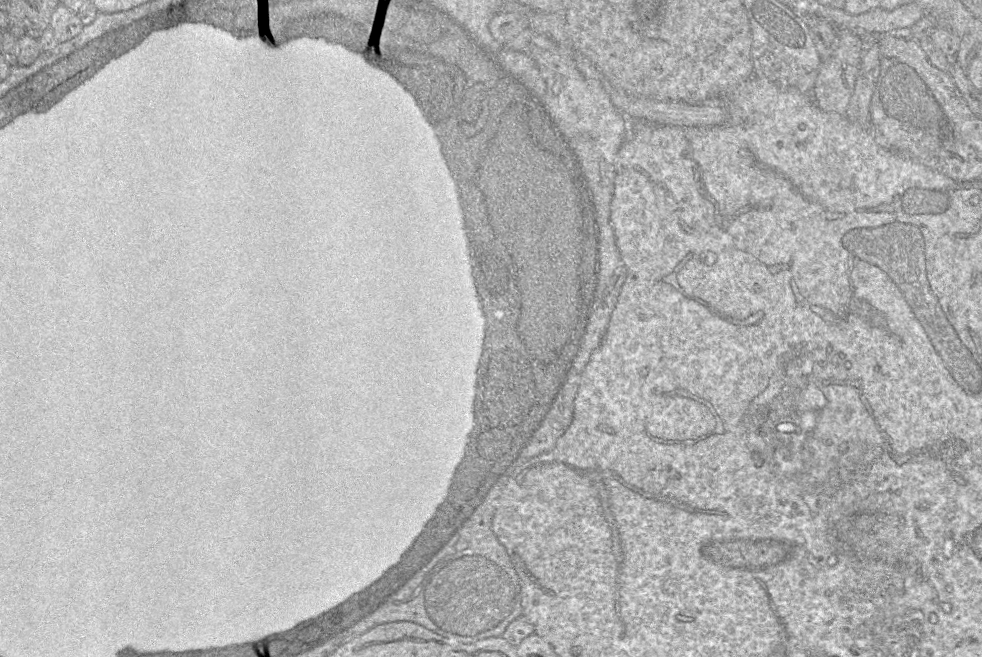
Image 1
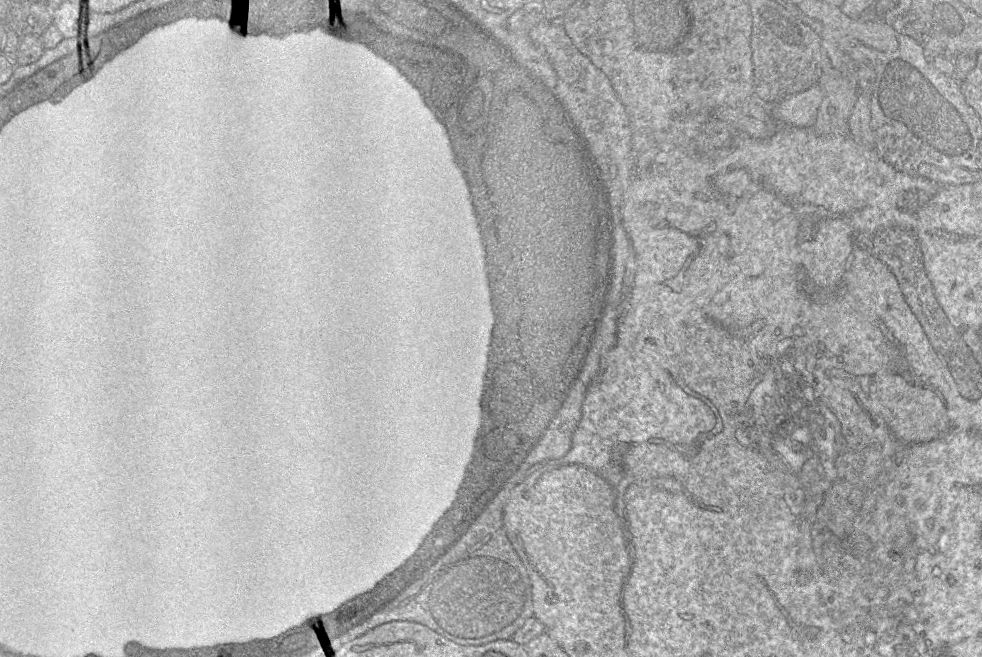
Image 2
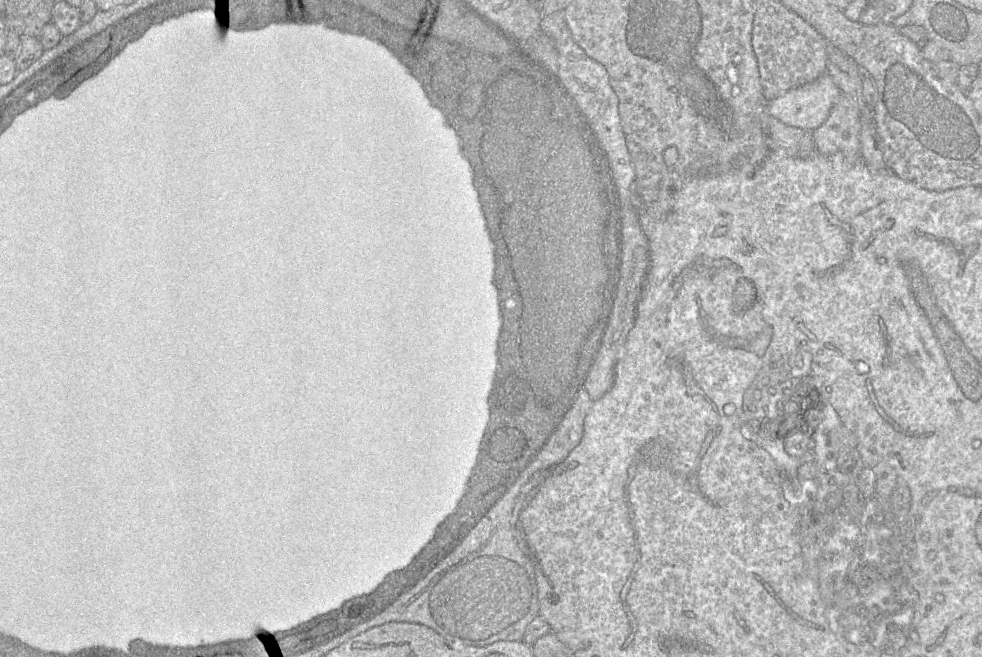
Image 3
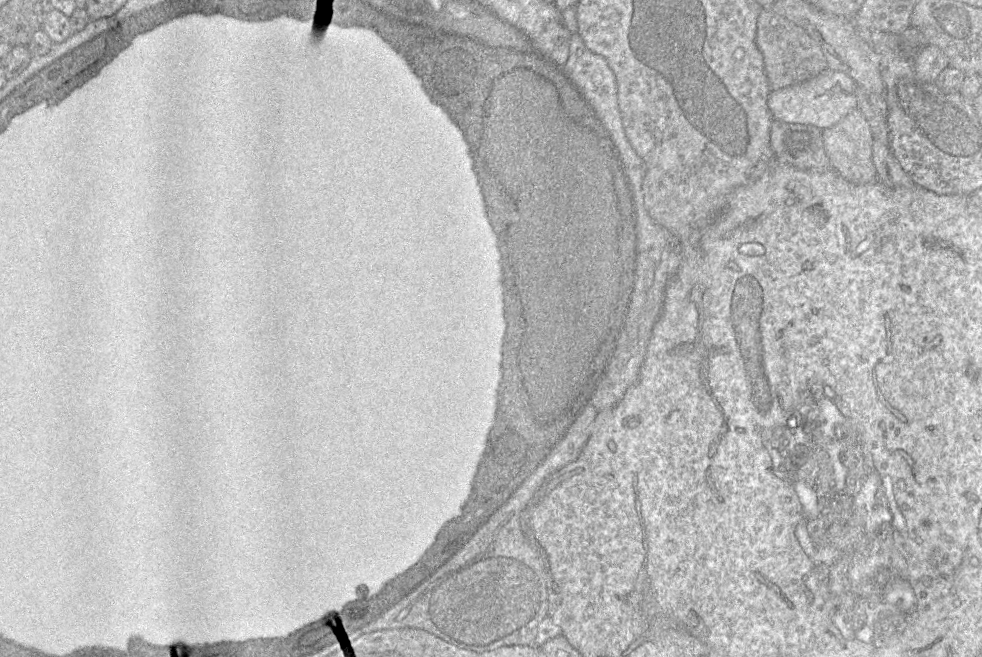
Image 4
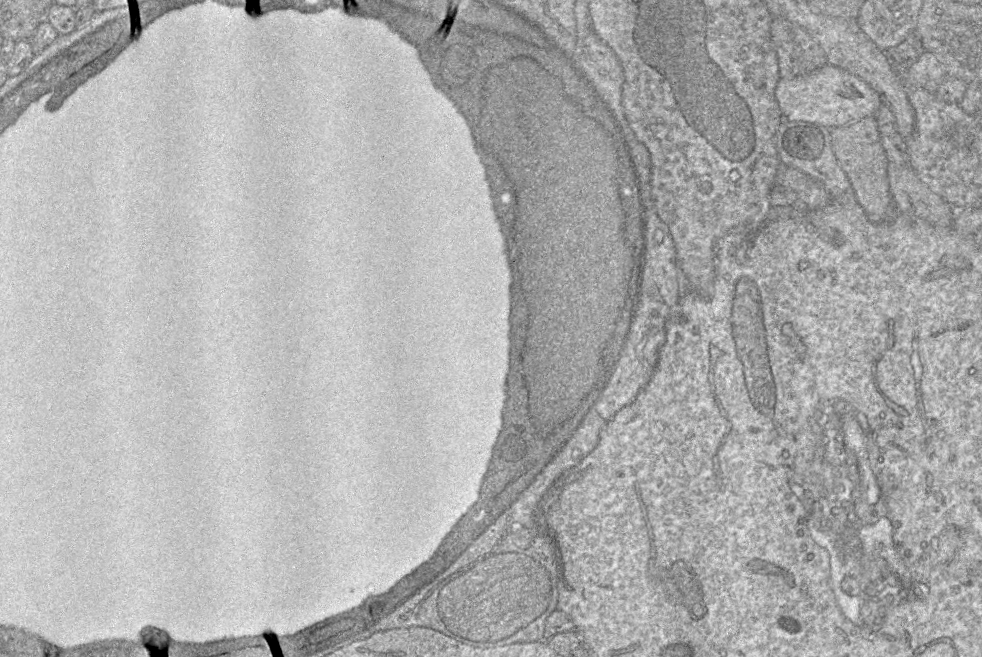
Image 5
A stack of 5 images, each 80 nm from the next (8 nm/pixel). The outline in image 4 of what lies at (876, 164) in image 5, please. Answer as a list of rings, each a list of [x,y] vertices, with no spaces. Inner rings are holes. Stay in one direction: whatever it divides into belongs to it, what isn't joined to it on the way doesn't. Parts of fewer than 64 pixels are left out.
[[[857,109],[849,112],[840,122],[822,130],[824,149],[832,169],[856,184],[878,181],[872,159],[873,134],[865,116]]]

